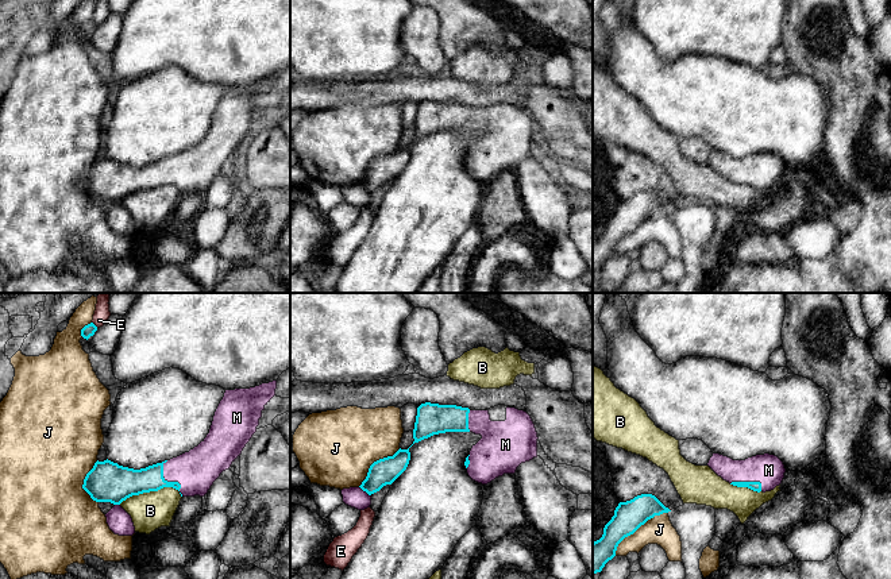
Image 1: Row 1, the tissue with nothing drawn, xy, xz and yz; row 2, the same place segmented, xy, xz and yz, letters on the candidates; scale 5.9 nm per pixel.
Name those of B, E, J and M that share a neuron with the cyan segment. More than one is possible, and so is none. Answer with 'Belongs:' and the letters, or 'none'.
Belongs: none

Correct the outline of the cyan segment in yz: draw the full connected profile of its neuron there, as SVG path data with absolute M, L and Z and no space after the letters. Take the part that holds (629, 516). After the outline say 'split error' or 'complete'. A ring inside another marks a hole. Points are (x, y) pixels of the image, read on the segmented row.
M641 494L630 501L620 502L614 516L605 525L603 534L593 543L593 575L601 572L605 564L616 556L618 544L633 534L655 516L671 512L655 495Z; complete

